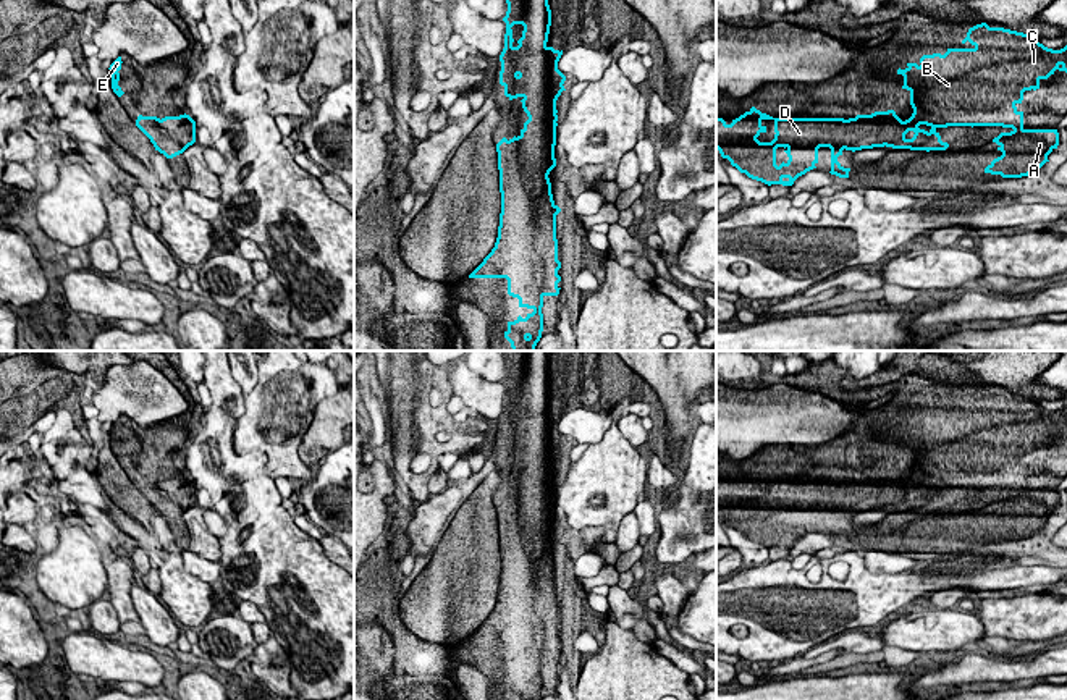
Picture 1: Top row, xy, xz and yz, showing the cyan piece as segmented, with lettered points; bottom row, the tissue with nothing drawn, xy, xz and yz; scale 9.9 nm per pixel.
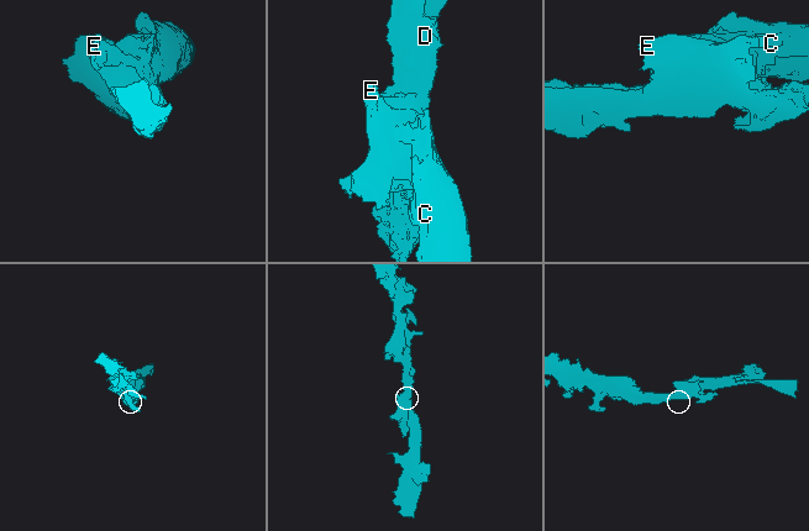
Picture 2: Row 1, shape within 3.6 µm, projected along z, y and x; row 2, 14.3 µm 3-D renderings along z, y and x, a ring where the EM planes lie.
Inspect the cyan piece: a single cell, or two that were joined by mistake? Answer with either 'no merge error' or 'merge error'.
no merge error

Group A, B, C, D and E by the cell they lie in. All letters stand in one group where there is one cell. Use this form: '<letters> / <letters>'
A B C D E

